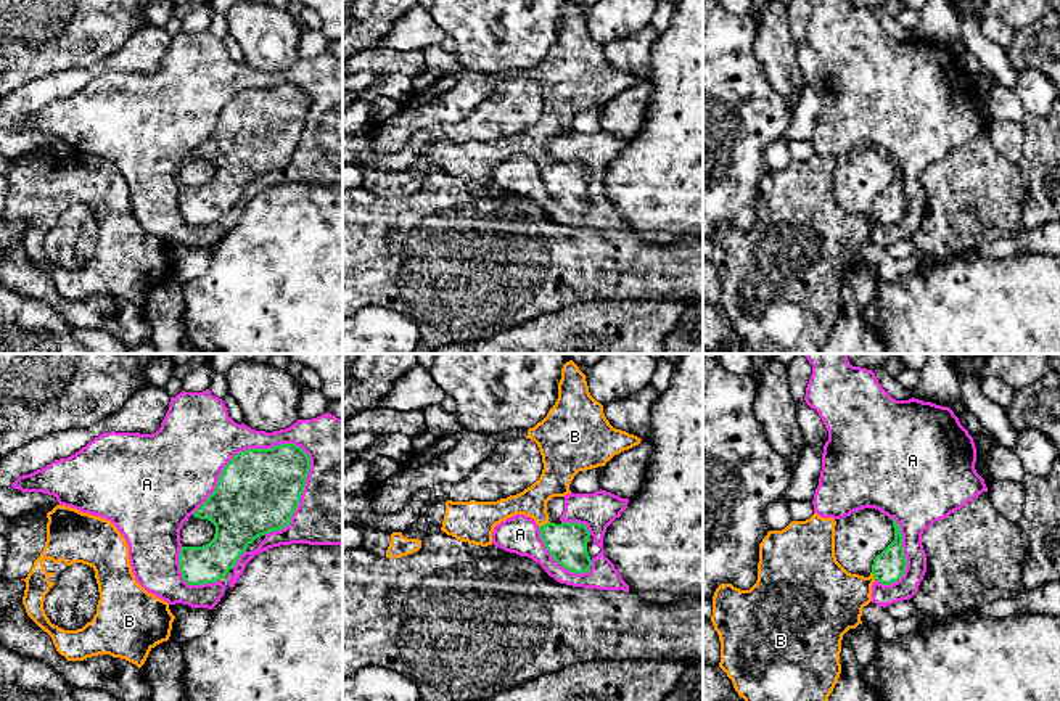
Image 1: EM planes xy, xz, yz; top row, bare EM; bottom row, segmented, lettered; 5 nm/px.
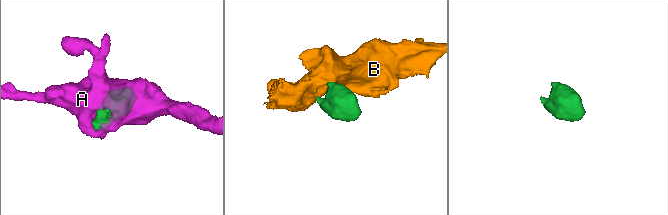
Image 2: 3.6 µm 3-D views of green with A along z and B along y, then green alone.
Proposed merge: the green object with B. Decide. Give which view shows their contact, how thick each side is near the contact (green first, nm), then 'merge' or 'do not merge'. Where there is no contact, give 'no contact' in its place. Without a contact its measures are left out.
xz | 200/150 nm | merge

